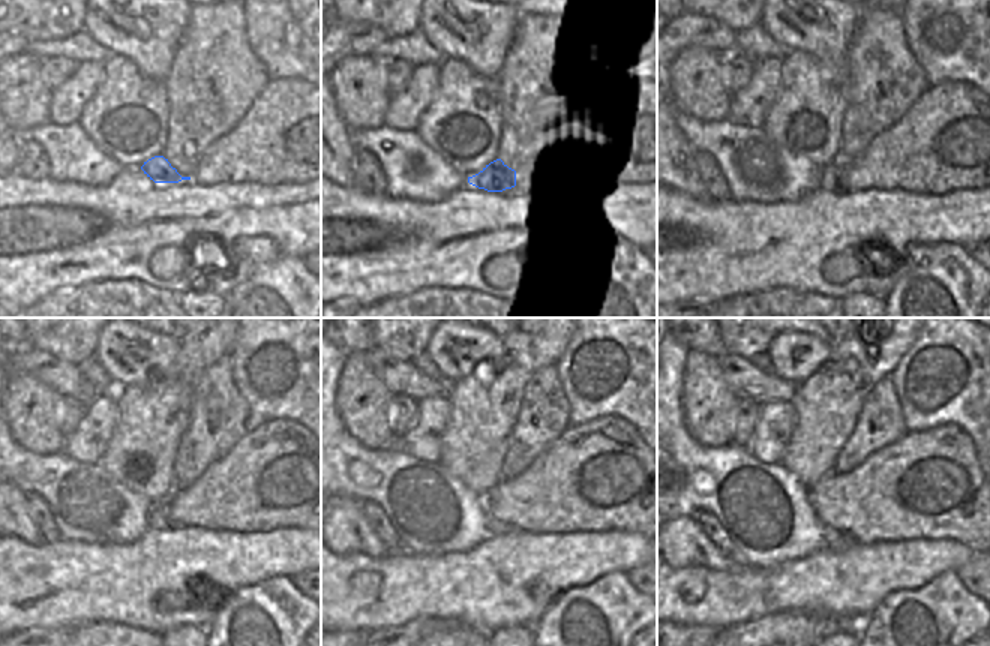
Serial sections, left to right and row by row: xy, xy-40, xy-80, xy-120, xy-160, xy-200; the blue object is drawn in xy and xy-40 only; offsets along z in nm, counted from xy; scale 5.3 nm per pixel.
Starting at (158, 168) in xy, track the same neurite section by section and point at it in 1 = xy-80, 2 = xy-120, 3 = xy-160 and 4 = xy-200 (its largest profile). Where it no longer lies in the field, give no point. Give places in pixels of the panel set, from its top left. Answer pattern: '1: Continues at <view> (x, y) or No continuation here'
1: Continues at xy-80 (833, 177)
2: Continues at xy-120 (158, 519)
3: Continues at xy-160 (495, 528)
4: Continues at xy-200 (833, 538)

